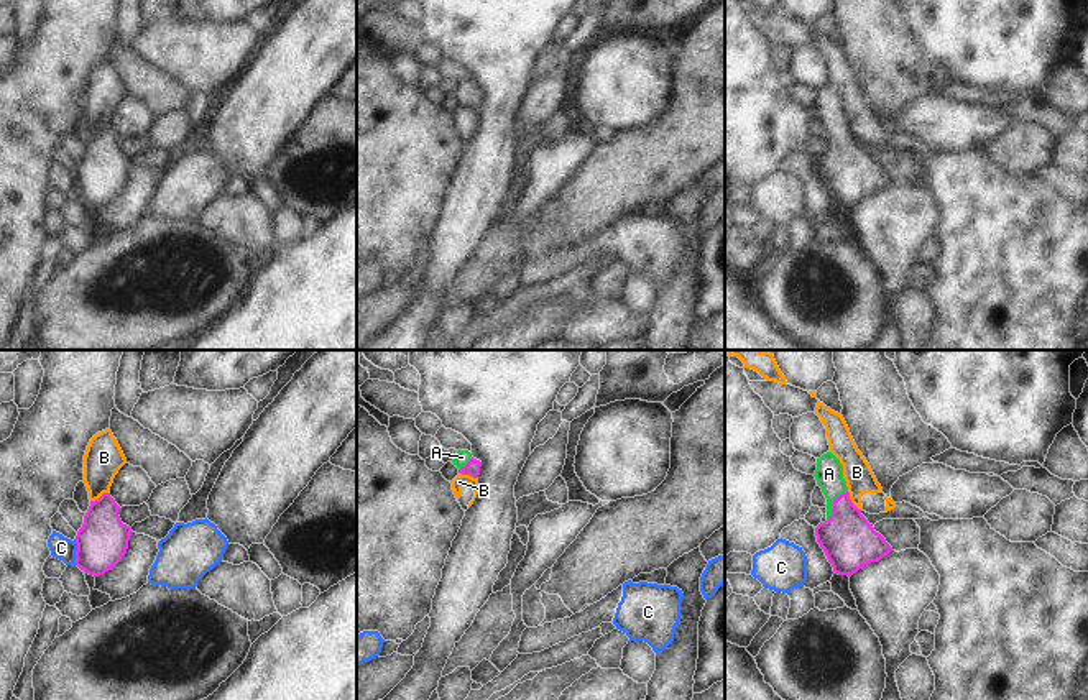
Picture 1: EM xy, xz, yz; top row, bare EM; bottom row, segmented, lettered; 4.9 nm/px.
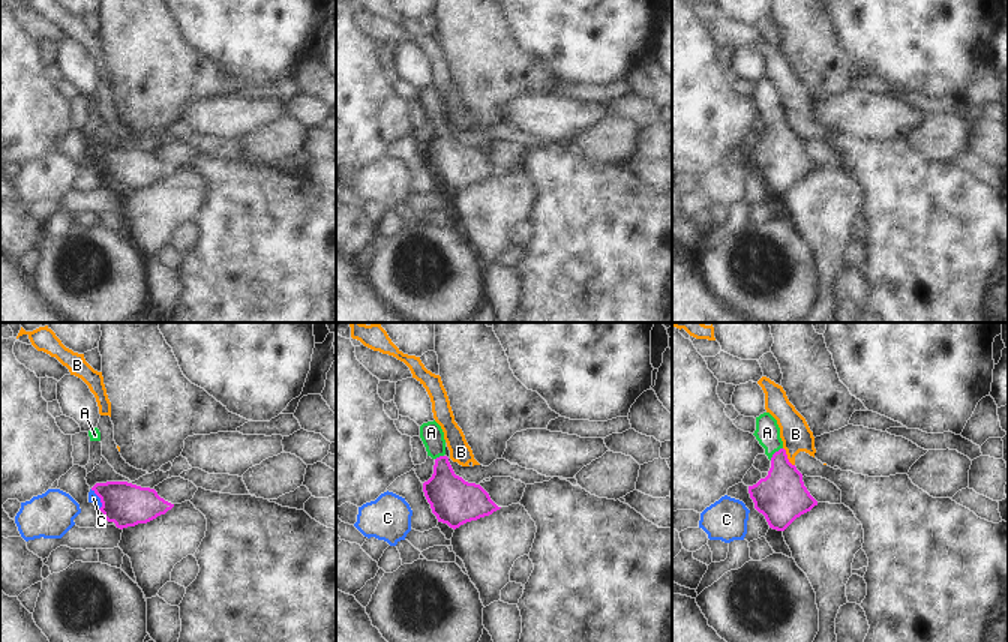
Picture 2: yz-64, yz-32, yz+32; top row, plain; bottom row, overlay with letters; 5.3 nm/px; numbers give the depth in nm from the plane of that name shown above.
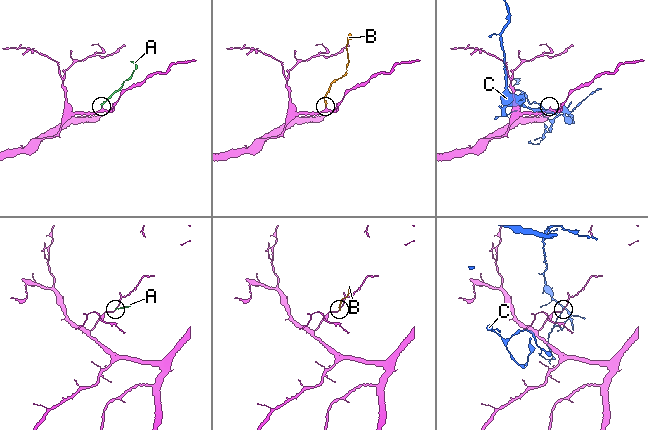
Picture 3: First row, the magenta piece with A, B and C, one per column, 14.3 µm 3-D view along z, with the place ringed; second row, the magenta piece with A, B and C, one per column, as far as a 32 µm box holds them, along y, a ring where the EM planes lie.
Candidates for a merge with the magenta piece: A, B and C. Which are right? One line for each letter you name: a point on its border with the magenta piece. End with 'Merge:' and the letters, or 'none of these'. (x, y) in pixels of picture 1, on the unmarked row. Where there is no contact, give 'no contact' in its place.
A: yz (834, 137)
Merge: A

